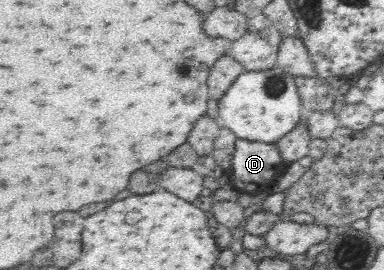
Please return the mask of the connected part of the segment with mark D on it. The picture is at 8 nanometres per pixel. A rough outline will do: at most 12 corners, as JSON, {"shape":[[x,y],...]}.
{"shape":[[237,139],[229,183],[254,193],[281,174],[274,144]]}

